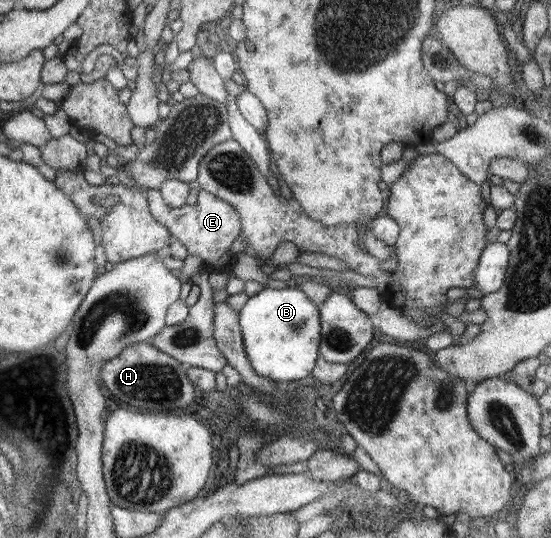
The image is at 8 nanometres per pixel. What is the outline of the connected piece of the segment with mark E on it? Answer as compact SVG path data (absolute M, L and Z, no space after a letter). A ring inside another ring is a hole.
M199 189L198 198L193 205L184 204L182 207L168 207L159 195L159 190L144 192L152 218L163 225L169 235L183 243L187 256L199 256L202 265L207 271L214 270L227 272L232 269L232 254L229 252L230 244L234 239L240 238L240 217L234 207L220 201L214 195Z

